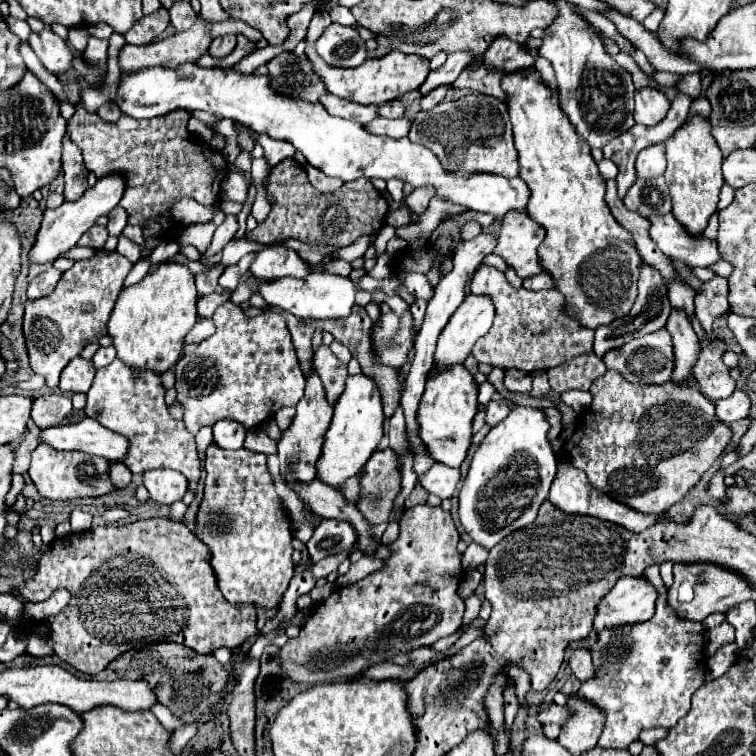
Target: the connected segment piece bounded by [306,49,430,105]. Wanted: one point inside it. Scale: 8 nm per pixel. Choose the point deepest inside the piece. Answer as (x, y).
(379, 80)

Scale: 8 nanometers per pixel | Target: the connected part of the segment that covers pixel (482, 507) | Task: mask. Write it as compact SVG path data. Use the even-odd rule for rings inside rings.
M514 407L504 421L500 421L496 427L490 429L490 433L484 437L478 451L474 453L468 475L458 493L458 515L466 533L480 547L492 549L506 535L522 529L524 525L530 525L536 519L536 513L540 505L544 503L544 499L548 497L550 485L556 477L556 455L550 449L550 443L546 437L548 429L550 425L540 409Z

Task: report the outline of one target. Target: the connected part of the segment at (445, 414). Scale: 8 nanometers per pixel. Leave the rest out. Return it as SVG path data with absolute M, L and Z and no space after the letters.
M456 365L440 375L434 375L426 383L426 391L420 399L416 421L420 425L418 439L426 447L426 453L436 459L438 463L460 467L466 451L470 447L472 437L472 419L478 409L478 387L472 379L472 373L464 369L464 365Z

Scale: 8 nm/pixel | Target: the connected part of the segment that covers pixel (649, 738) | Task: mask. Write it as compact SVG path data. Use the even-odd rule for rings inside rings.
M648 729L648 731L644 731L644 733L638 737L638 741L644 743L644 745L652 745L652 743L664 739L664 737L666 737L666 729Z

